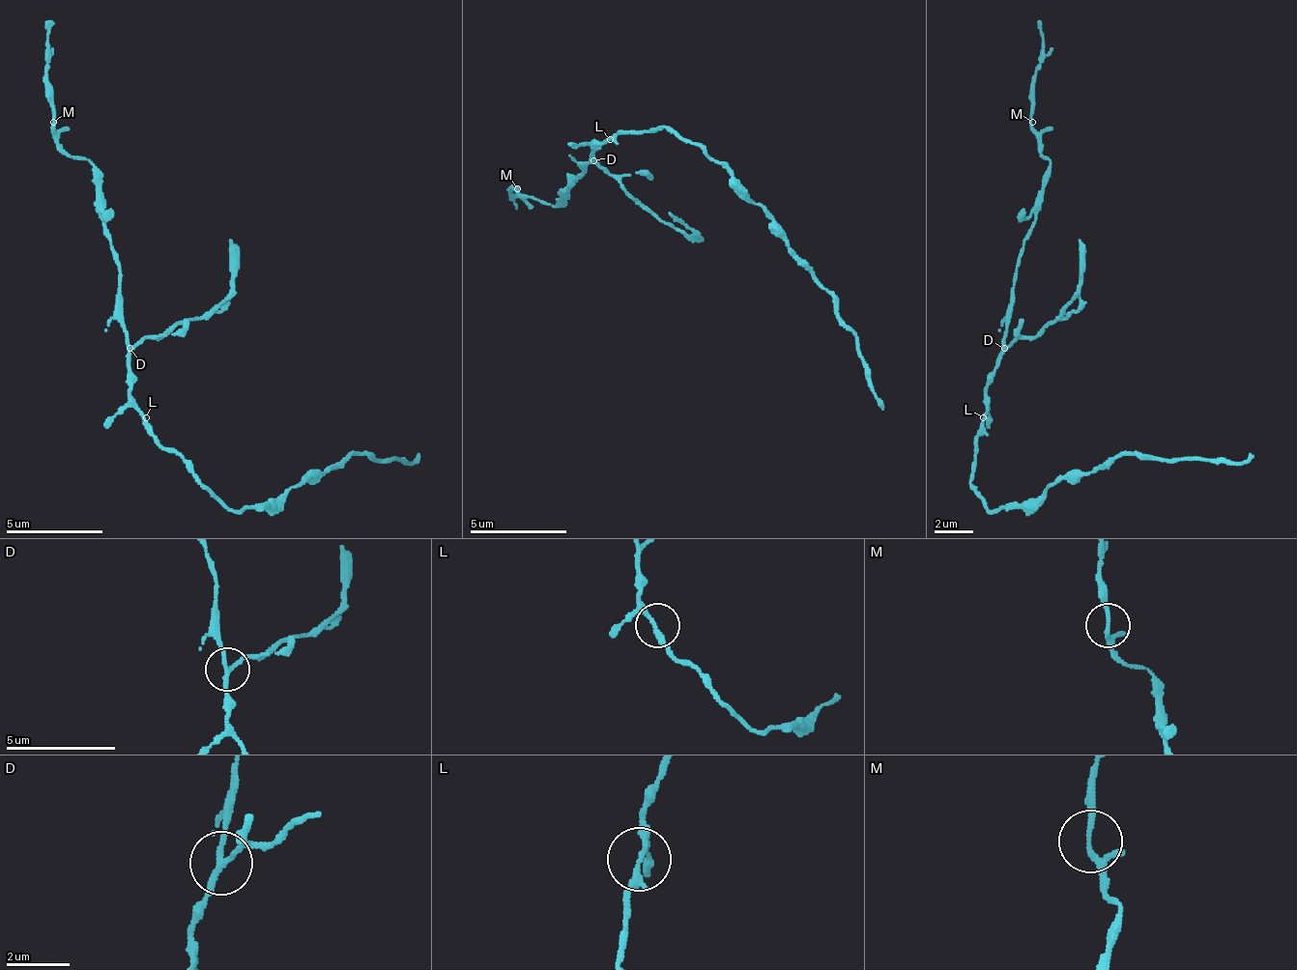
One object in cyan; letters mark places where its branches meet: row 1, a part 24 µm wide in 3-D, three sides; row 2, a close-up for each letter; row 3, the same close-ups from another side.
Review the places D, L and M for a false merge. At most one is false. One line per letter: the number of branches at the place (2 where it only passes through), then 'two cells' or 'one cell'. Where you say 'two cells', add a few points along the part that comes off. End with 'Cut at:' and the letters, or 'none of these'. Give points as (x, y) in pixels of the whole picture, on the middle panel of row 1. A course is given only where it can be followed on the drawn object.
D: 3 | two cells | (595, 159), (673, 222), (697, 237), (692, 237)
L: 3 | one cell
M: 3 | one cell
Cut at: D

